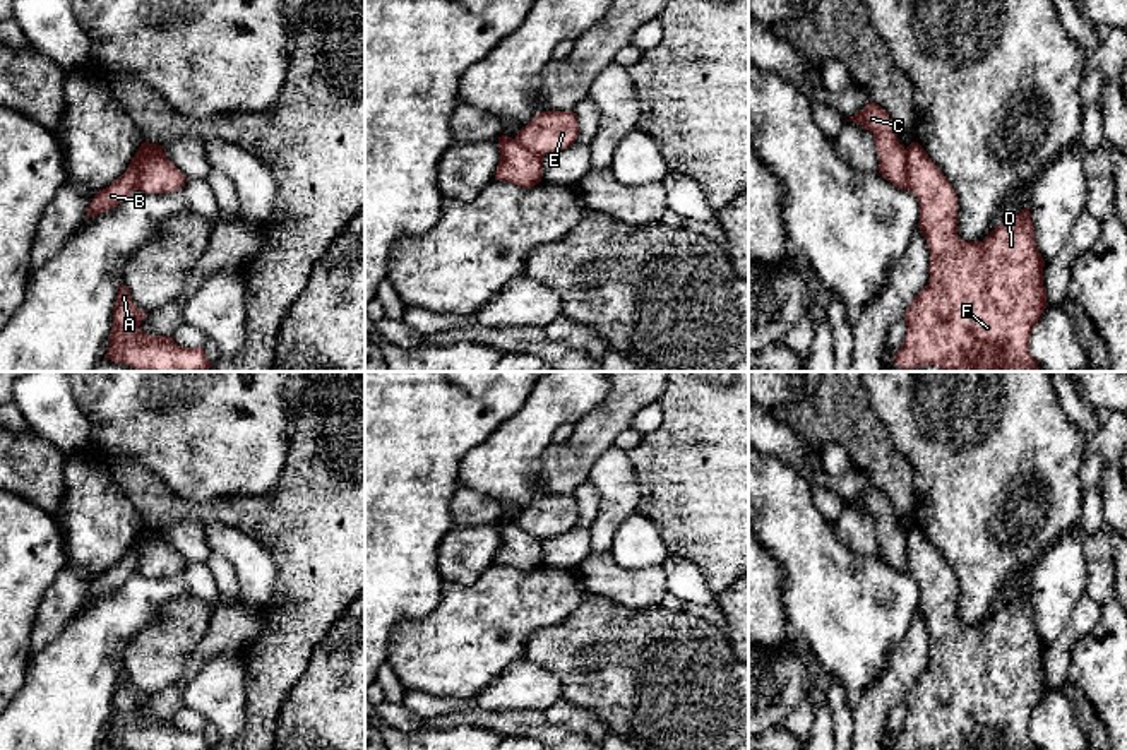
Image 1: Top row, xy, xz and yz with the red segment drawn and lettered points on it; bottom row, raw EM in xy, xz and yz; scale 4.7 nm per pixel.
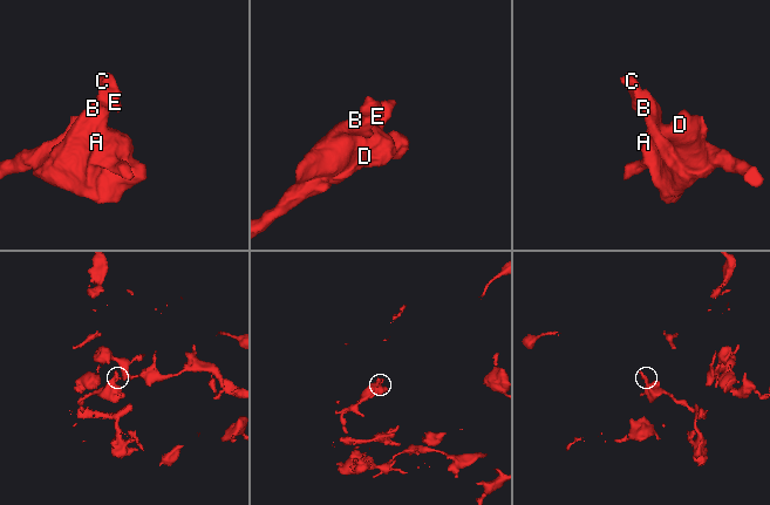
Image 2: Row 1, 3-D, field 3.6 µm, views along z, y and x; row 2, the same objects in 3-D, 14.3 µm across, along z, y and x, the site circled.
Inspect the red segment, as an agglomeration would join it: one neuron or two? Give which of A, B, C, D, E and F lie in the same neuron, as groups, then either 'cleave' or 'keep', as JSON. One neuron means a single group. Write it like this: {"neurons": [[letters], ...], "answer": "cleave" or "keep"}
{"neurons": [["A", "B", "D", "F"], ["C", "E"]], "answer": "cleave"}

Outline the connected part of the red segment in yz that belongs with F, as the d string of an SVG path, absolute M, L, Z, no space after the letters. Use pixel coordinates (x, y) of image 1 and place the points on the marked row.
M918 142L906 147L908 188L920 202L920 223L928 250L928 284L904 313L906 337L894 354L894 365L903 370L935 365L942 372L1038 372L1031 356L1029 337L1046 303L1043 286L1045 260L1036 248L1029 205L1007 223L997 226L983 241L964 241L957 235L957 195Z

